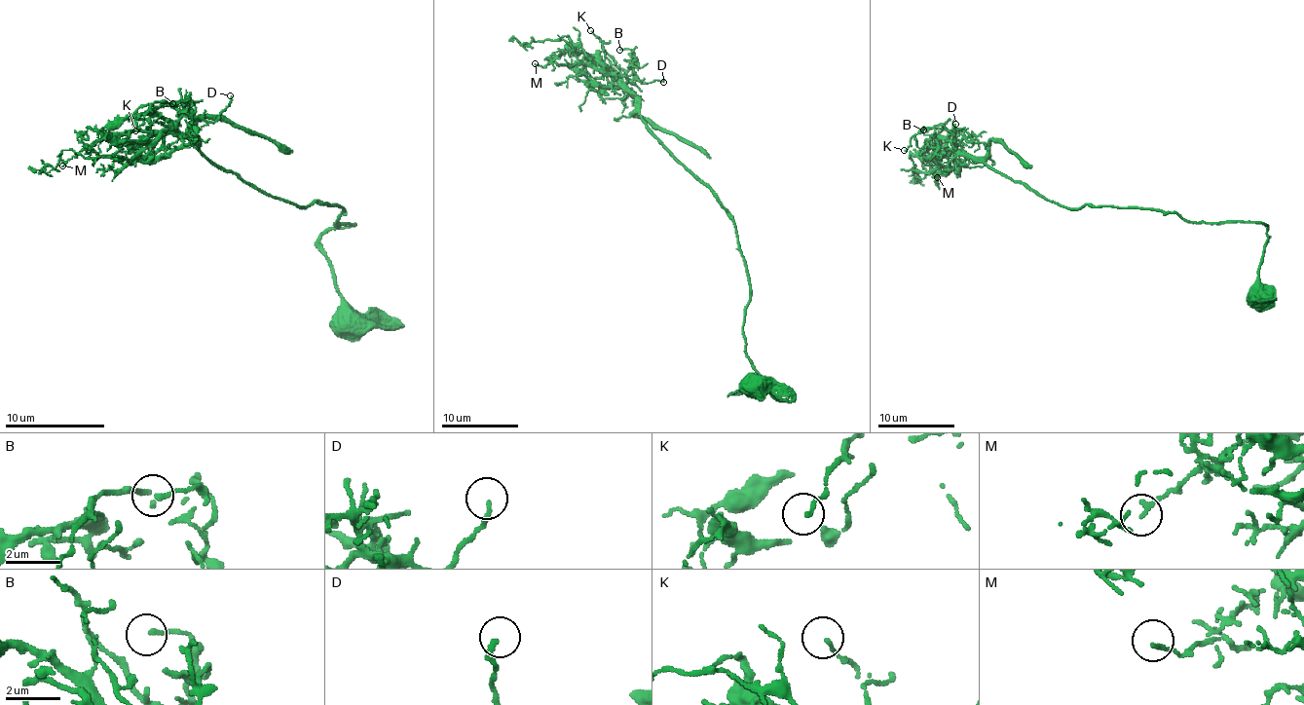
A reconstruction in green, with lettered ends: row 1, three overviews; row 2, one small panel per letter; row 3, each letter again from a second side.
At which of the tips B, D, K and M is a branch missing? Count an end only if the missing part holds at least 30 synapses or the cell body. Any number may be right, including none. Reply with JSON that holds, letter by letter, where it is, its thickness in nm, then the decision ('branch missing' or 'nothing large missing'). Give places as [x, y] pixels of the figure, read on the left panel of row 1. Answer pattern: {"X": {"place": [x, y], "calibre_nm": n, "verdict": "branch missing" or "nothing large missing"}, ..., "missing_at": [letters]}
{"B": {"place": [172, 103], "calibre_nm": 160, "verdict": "nothing large missing"}, "D": {"place": [230, 95], "calibre_nm": 170, "verdict": "nothing large missing"}, "K": {"place": [135, 130], "calibre_nm": 130, "verdict": "nothing large missing"}, "M": {"place": [62, 166], "calibre_nm": 160, "verdict": "nothing large missing"}, "missing_at": []}

